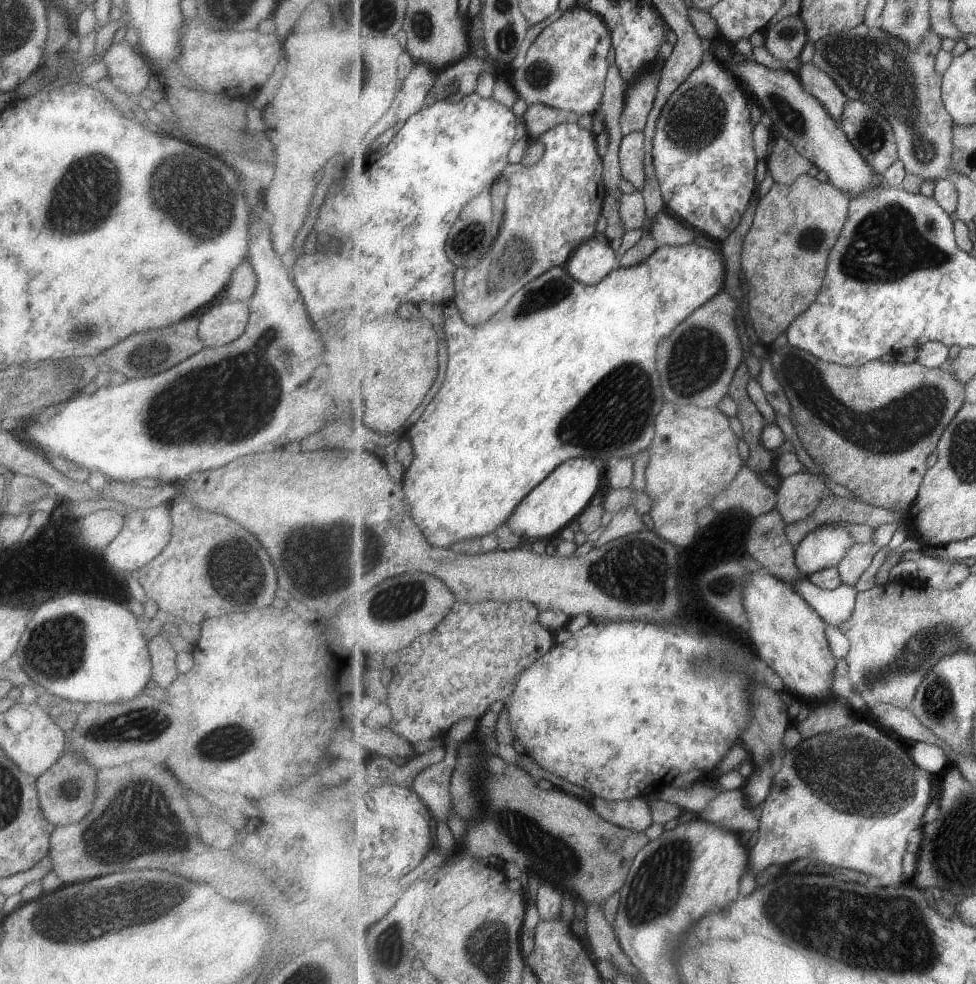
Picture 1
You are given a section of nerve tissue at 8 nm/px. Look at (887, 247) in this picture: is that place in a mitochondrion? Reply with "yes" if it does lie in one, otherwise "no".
yes

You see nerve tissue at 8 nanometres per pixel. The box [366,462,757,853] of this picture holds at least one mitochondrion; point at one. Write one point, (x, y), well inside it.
(611, 572)

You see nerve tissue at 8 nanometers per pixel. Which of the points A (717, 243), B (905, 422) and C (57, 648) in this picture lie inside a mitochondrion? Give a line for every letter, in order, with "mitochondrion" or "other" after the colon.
A: other
B: mitochondrion
C: mitochondrion

